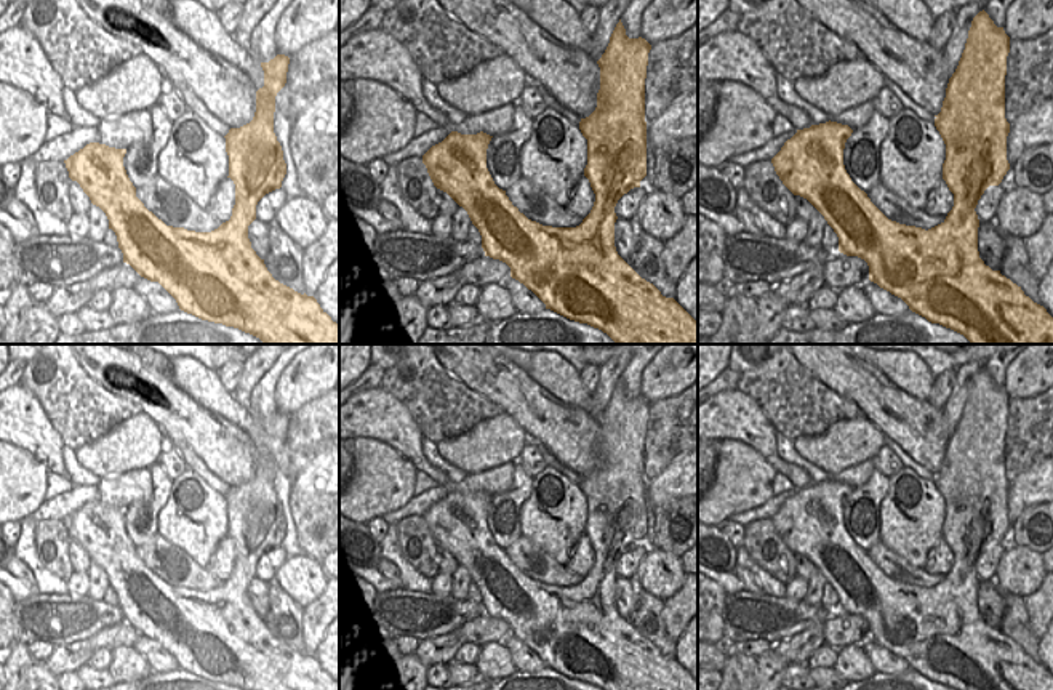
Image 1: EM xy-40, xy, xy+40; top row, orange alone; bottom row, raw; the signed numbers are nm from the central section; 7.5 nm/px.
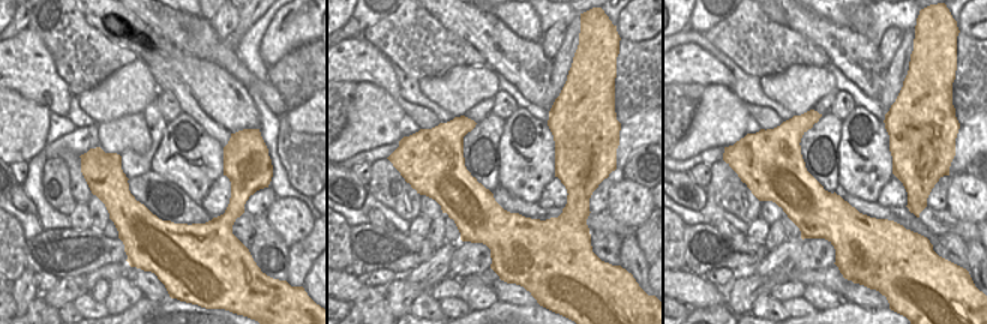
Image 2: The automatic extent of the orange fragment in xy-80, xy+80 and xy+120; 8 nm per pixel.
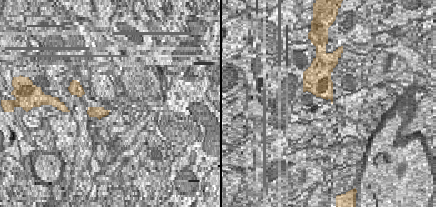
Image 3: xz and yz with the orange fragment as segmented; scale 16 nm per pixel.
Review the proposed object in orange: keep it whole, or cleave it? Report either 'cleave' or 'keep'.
keep

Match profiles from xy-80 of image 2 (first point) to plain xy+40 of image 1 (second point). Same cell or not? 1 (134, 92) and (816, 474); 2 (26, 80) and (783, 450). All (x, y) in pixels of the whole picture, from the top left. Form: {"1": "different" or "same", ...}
{"1": "different", "2": "different"}

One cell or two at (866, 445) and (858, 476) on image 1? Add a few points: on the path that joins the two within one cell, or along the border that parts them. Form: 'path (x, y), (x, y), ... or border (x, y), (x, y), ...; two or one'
border (872, 457), (831, 476); two

